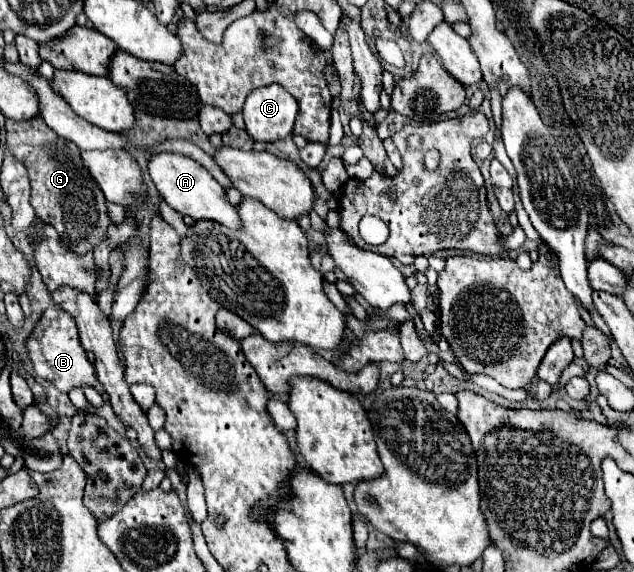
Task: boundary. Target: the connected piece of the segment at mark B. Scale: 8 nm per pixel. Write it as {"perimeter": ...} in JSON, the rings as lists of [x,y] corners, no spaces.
{"perimeter":[[[55,307],[45,309],[43,315],[39,317],[35,329],[31,331],[31,335],[25,343],[25,349],[27,349],[27,357],[29,357],[35,373],[41,379],[51,381],[59,391],[67,393],[73,387],[91,385],[99,393],[103,393],[101,383],[95,377],[93,363],[89,363],[87,353],[81,349],[81,343],[77,337],[77,327],[73,325],[73,317],[69,317],[69,313],[61,313],[61,309],[55,309]]]}

